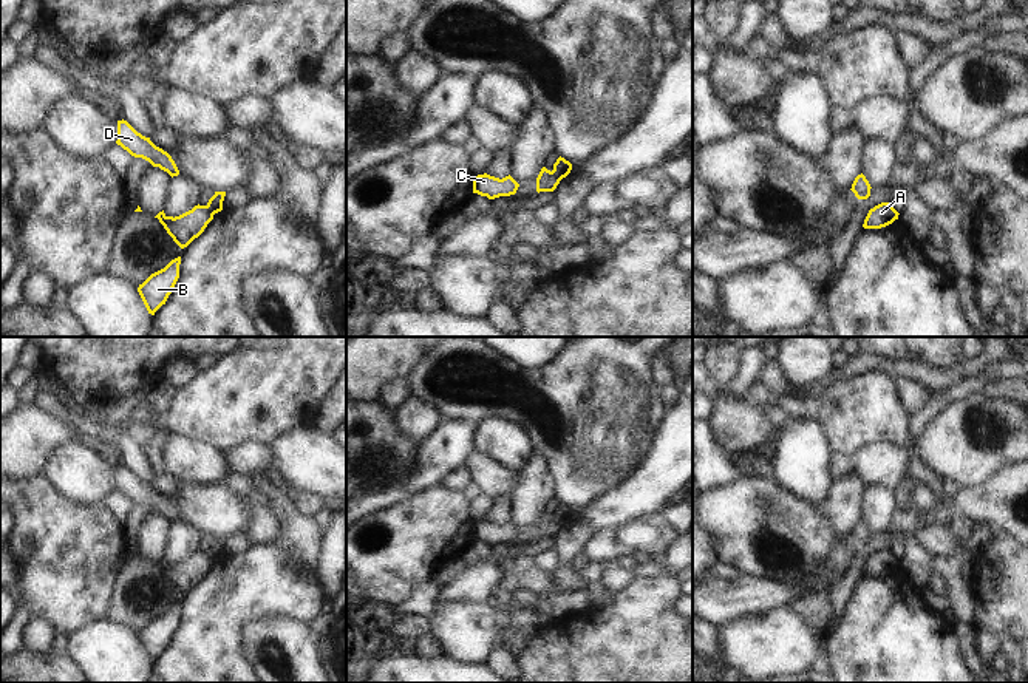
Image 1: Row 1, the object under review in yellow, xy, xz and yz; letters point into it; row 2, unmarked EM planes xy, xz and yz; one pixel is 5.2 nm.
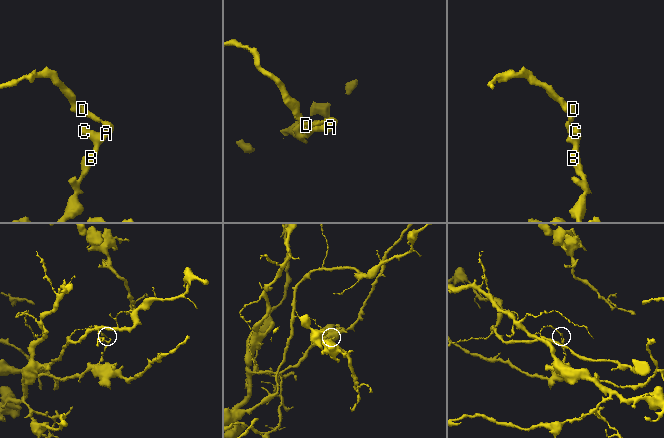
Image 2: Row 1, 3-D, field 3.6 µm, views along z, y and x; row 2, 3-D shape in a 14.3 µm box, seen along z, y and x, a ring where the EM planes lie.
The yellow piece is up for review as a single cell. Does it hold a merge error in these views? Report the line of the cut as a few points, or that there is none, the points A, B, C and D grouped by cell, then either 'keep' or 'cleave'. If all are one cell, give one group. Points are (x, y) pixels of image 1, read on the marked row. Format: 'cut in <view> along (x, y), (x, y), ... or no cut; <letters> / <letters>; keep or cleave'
cut in xz along (551, 172), (560, 180); A B C / D; cleave

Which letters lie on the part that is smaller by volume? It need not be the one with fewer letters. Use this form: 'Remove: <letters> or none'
Remove: D

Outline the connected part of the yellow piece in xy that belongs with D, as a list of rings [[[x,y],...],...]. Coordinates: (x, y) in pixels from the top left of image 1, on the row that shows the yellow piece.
[[[117,121],[117,145],[127,150],[134,158],[148,161],[153,167],[159,167],[172,178],[179,175],[179,170],[172,156],[156,147],[150,138],[138,133],[127,121]]]

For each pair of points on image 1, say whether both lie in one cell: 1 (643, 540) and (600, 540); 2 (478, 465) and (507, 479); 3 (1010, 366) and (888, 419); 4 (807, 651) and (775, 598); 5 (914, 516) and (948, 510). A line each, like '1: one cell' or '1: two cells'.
1: one cell
2: one cell
3: two cells
4: two cells
5: one cell

